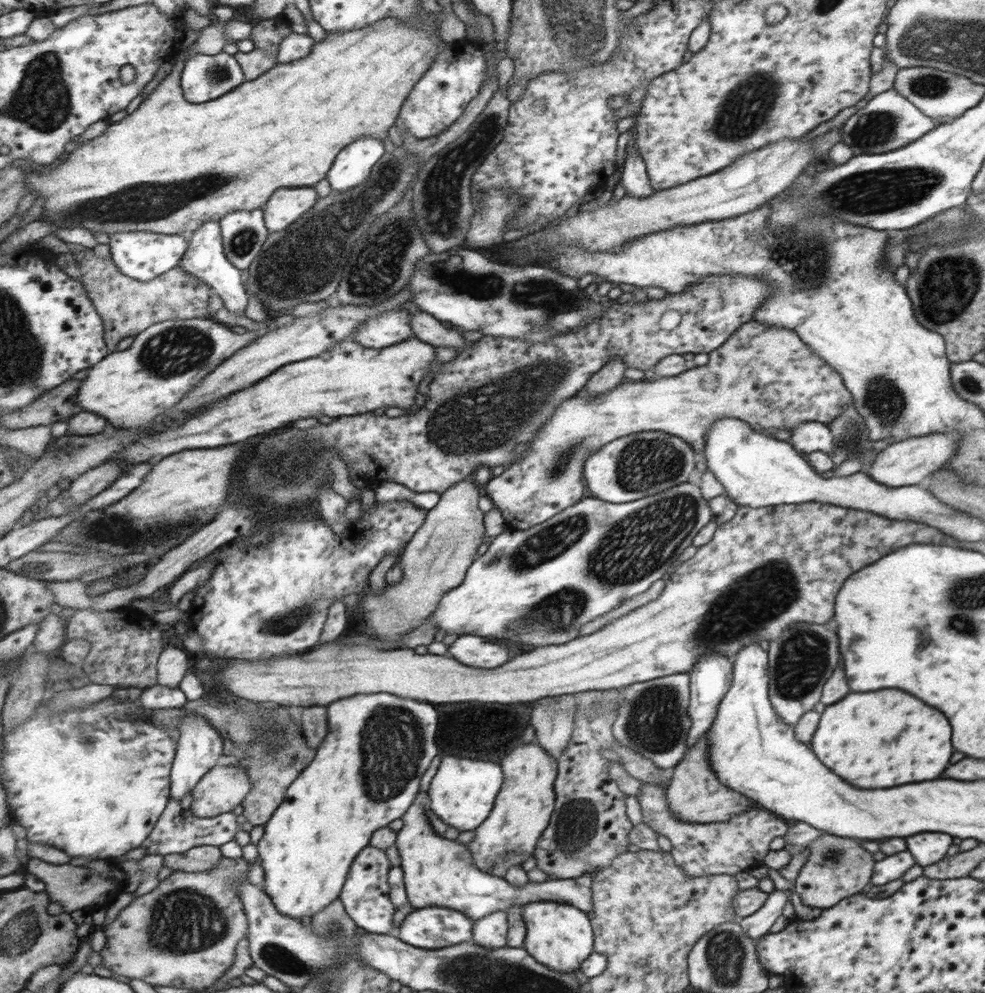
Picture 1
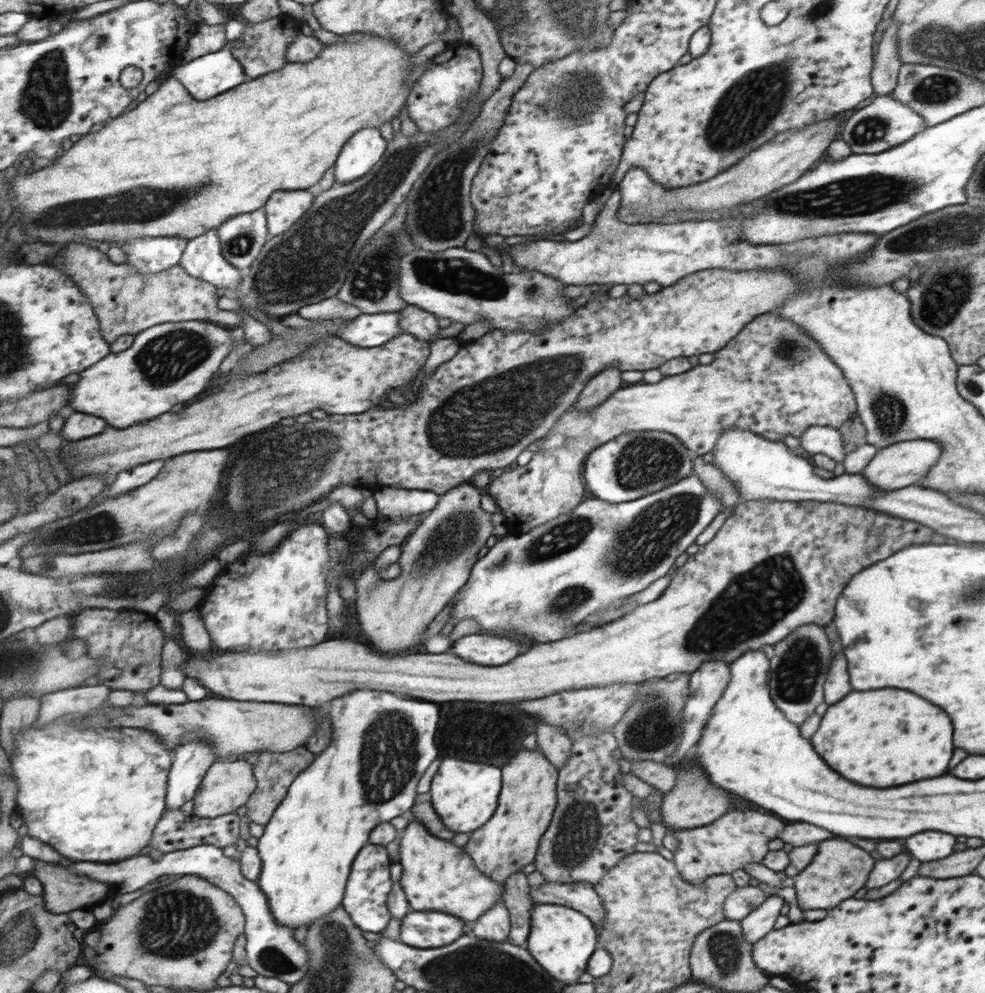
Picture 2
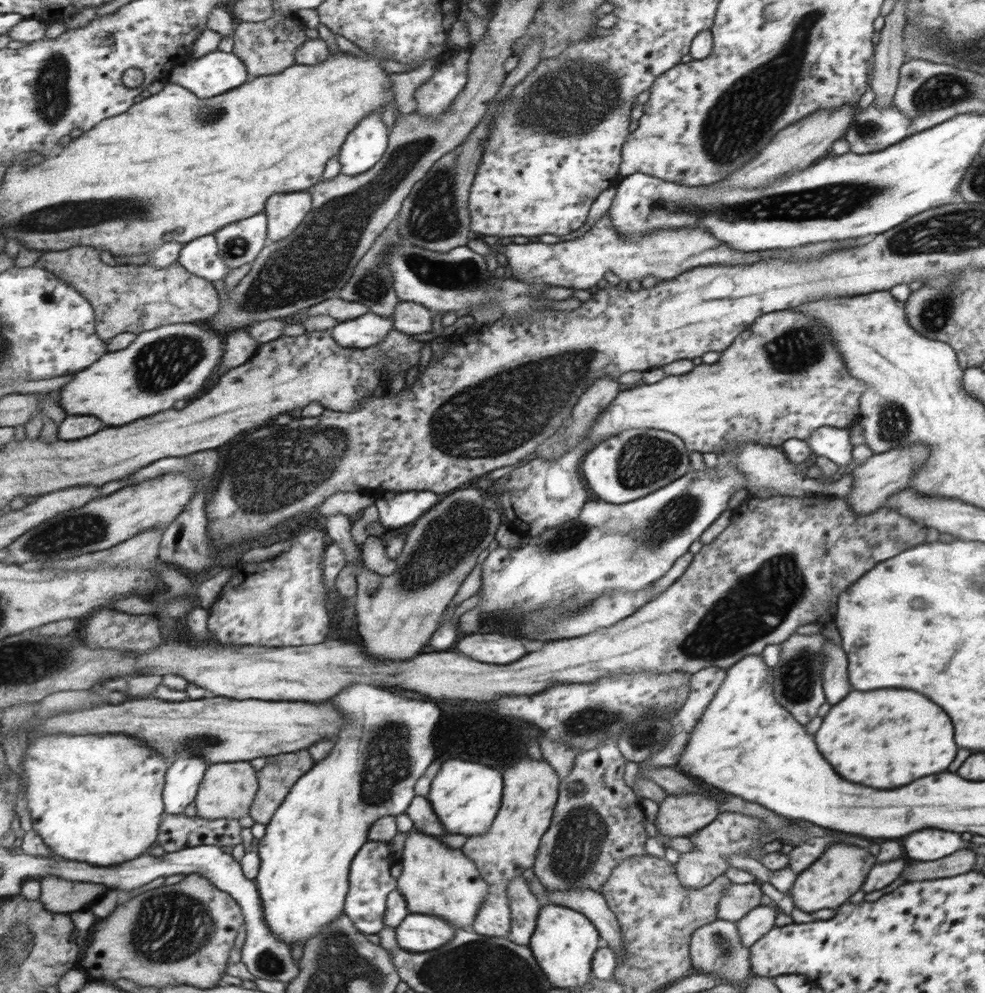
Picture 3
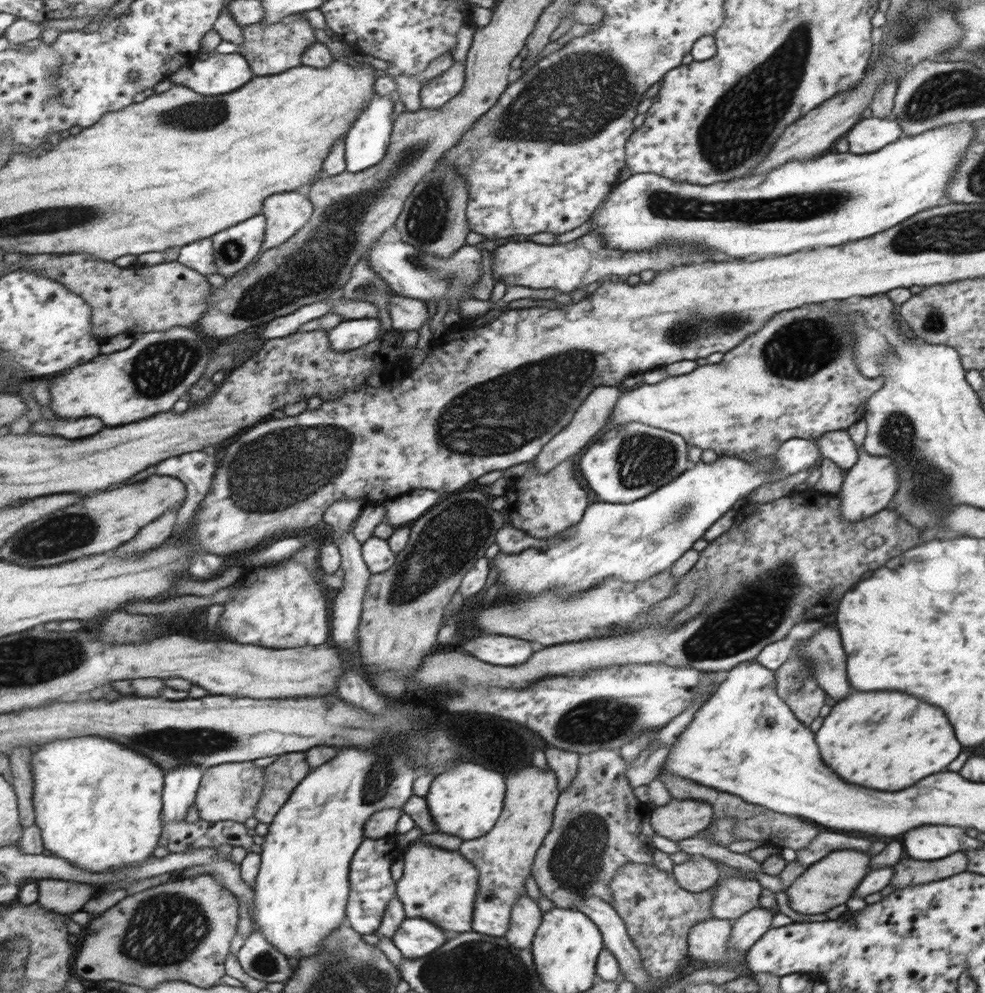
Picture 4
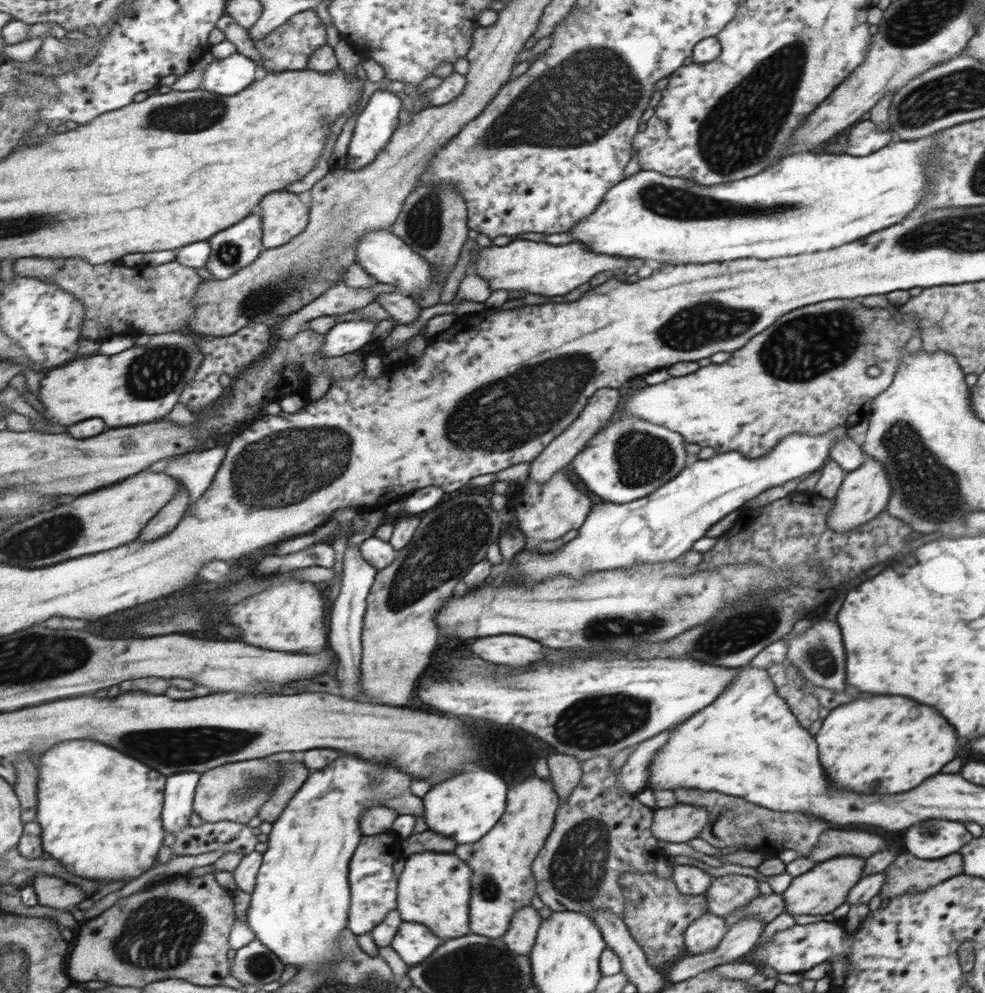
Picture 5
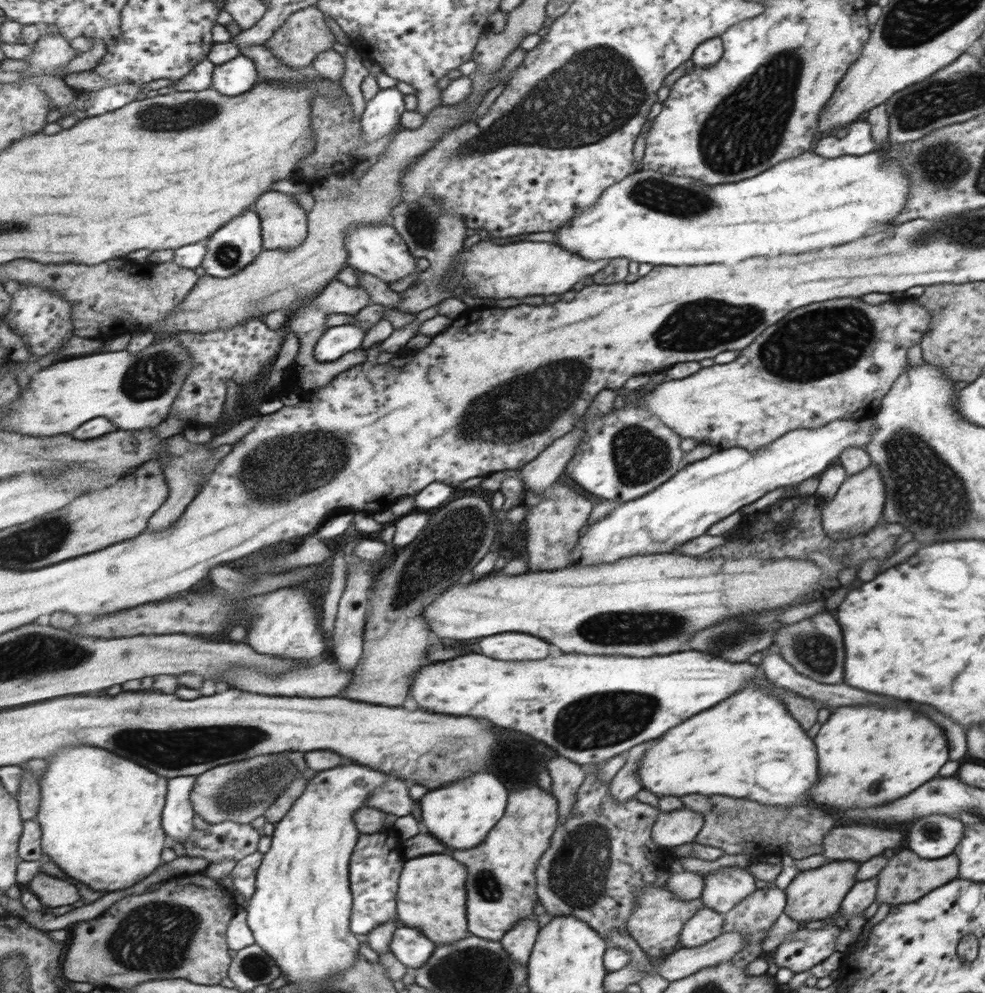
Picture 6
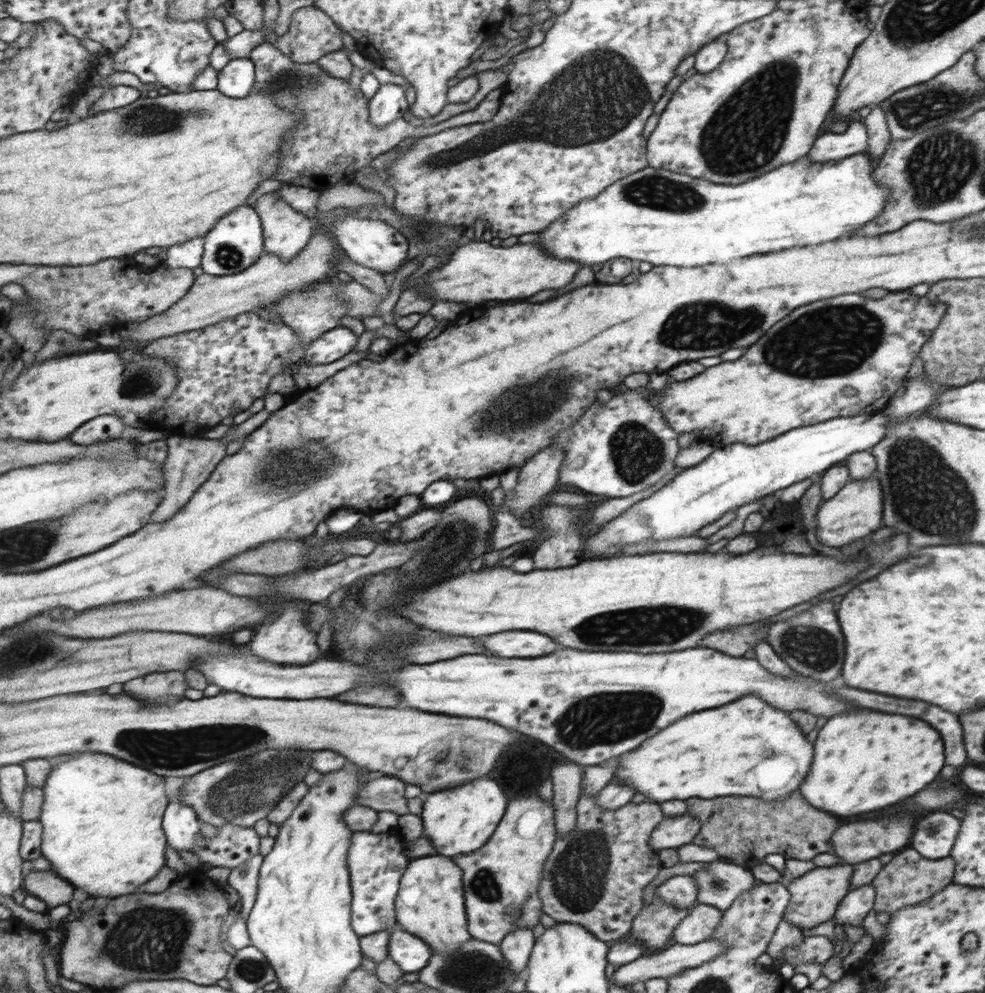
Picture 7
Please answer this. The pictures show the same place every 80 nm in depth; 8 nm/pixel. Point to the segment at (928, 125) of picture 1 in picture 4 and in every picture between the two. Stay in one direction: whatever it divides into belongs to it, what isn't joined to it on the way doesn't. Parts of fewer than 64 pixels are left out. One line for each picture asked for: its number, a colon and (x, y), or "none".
2: (884, 123)
3: (876, 128)
4: (868, 135)

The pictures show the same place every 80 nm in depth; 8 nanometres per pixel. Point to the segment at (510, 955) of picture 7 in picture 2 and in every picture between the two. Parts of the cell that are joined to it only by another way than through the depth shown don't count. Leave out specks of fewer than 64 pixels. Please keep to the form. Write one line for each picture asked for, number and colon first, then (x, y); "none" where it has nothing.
2: (517, 899)
3: (526, 909)
4: (526, 917)
5: (521, 937)
6: (518, 943)

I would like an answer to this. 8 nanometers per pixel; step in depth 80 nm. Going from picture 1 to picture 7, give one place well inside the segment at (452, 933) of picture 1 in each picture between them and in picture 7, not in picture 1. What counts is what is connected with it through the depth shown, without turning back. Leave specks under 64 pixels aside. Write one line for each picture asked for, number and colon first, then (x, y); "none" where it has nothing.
2: (425, 930)
3: (417, 933)
4: (417, 937)
5: (414, 942)
6: (412, 947)
7: (412, 953)

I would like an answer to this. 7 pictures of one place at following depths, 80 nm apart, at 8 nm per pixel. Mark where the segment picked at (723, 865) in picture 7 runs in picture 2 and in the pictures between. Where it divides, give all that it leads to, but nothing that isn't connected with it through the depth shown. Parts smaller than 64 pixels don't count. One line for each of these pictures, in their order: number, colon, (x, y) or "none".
2: (744, 900)
3: (740, 899)
4: (734, 896)
5: (728, 893)
6: (725, 887)

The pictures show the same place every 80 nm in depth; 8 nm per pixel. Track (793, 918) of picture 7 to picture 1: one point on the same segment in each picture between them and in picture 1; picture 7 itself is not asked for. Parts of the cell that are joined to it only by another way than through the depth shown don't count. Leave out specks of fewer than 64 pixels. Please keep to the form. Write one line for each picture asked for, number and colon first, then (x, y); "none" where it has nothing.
1: (836, 868)
2: (840, 869)
3: (818, 887)
4: (829, 882)
5: (820, 891)
6: (816, 894)

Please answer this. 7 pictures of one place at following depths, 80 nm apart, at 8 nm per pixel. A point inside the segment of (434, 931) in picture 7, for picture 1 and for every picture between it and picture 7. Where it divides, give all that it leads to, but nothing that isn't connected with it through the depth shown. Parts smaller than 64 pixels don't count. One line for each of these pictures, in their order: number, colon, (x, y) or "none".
1: (438, 872)
2: (438, 876)
3: (436, 880)
4: (440, 886)
5: (435, 890)
6: (433, 899)

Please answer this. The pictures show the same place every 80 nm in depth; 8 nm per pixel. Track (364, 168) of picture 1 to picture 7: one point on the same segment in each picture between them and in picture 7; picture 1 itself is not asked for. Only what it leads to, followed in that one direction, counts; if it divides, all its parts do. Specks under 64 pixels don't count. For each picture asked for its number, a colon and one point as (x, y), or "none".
2: (367, 146)
3: (367, 145)
4: (367, 142)
5: (378, 118)
6: (382, 113)
7: (389, 103)

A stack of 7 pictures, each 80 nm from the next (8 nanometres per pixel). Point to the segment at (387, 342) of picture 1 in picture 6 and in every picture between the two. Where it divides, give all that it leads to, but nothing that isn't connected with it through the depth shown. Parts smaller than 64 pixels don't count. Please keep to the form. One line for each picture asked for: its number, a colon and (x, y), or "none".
2: (368, 330)
3: (370, 329)
4: (351, 334)
5: (346, 337)
6: (338, 341)

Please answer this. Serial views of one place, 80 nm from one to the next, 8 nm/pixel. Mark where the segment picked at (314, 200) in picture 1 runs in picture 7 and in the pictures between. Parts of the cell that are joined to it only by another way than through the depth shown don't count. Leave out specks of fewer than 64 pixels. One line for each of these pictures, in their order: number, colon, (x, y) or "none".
2: (286, 208)
3: (287, 211)
4: (288, 212)
5: (287, 215)
6: (286, 222)
7: (288, 232)

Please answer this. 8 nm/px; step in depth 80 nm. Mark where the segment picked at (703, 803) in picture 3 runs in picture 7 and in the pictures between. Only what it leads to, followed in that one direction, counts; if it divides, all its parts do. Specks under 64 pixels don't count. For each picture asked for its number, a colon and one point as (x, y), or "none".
4: (679, 820)
5: (682, 823)
6: (672, 829)
7: (673, 832)

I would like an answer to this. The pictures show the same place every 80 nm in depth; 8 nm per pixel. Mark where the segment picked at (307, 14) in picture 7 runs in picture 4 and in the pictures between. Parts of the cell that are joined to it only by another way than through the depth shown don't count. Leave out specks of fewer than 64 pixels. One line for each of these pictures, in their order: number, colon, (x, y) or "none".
4: (274, 50)
5: (290, 47)
6: (306, 35)

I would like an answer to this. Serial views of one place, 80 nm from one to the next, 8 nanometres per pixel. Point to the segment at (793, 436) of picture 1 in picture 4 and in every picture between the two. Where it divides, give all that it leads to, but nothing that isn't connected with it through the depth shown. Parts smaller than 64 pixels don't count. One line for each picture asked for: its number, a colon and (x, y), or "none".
2: (818, 439)
3: (833, 443)
4: (837, 445)

